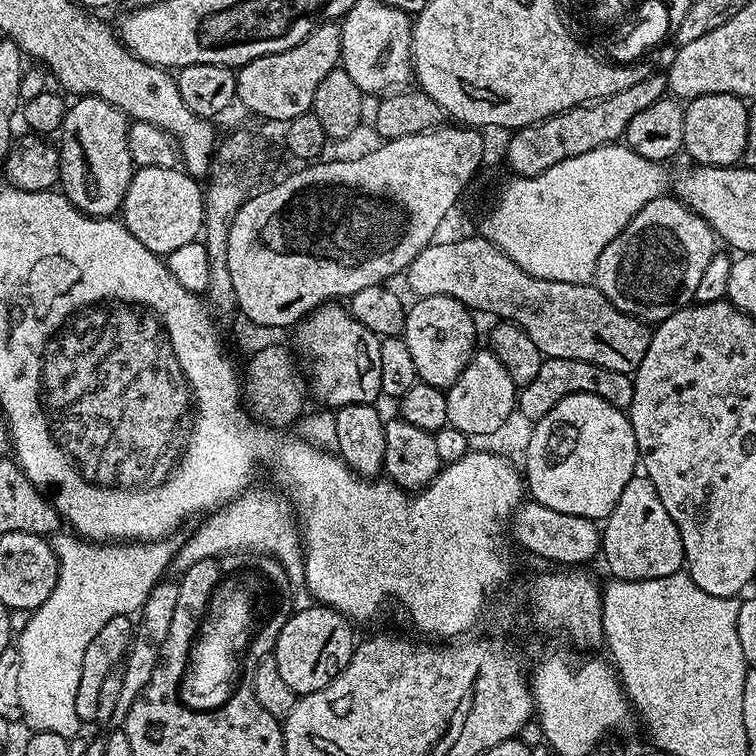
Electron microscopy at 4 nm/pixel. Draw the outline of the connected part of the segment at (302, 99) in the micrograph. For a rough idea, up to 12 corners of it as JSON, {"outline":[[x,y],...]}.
{"outline":[[340,25],[239,65],[236,98],[264,120],[312,111],[340,64]]}

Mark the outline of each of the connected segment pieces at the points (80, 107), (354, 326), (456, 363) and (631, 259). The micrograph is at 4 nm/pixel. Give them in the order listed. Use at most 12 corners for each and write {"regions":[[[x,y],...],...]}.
{"regions":[[[97,96],[68,105],[58,188],[88,216],[123,209],[129,117]],[[343,303],[295,325],[310,392],[335,410],[381,399],[381,337]],[[422,296],[402,335],[419,383],[447,390],[477,351],[477,317]],[[675,195],[646,202],[602,250],[594,283],[659,322],[693,303],[717,251]]]}

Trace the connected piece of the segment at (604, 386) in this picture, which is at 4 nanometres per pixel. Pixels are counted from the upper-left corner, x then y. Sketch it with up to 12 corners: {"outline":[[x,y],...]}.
{"outline":[[545,358],[518,392],[533,422],[570,394],[616,408],[632,401],[632,376],[570,358]]}

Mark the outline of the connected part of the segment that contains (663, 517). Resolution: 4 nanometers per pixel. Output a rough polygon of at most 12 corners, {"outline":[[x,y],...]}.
{"outline":[[637,474],[603,521],[618,580],[685,567],[674,518]]}

